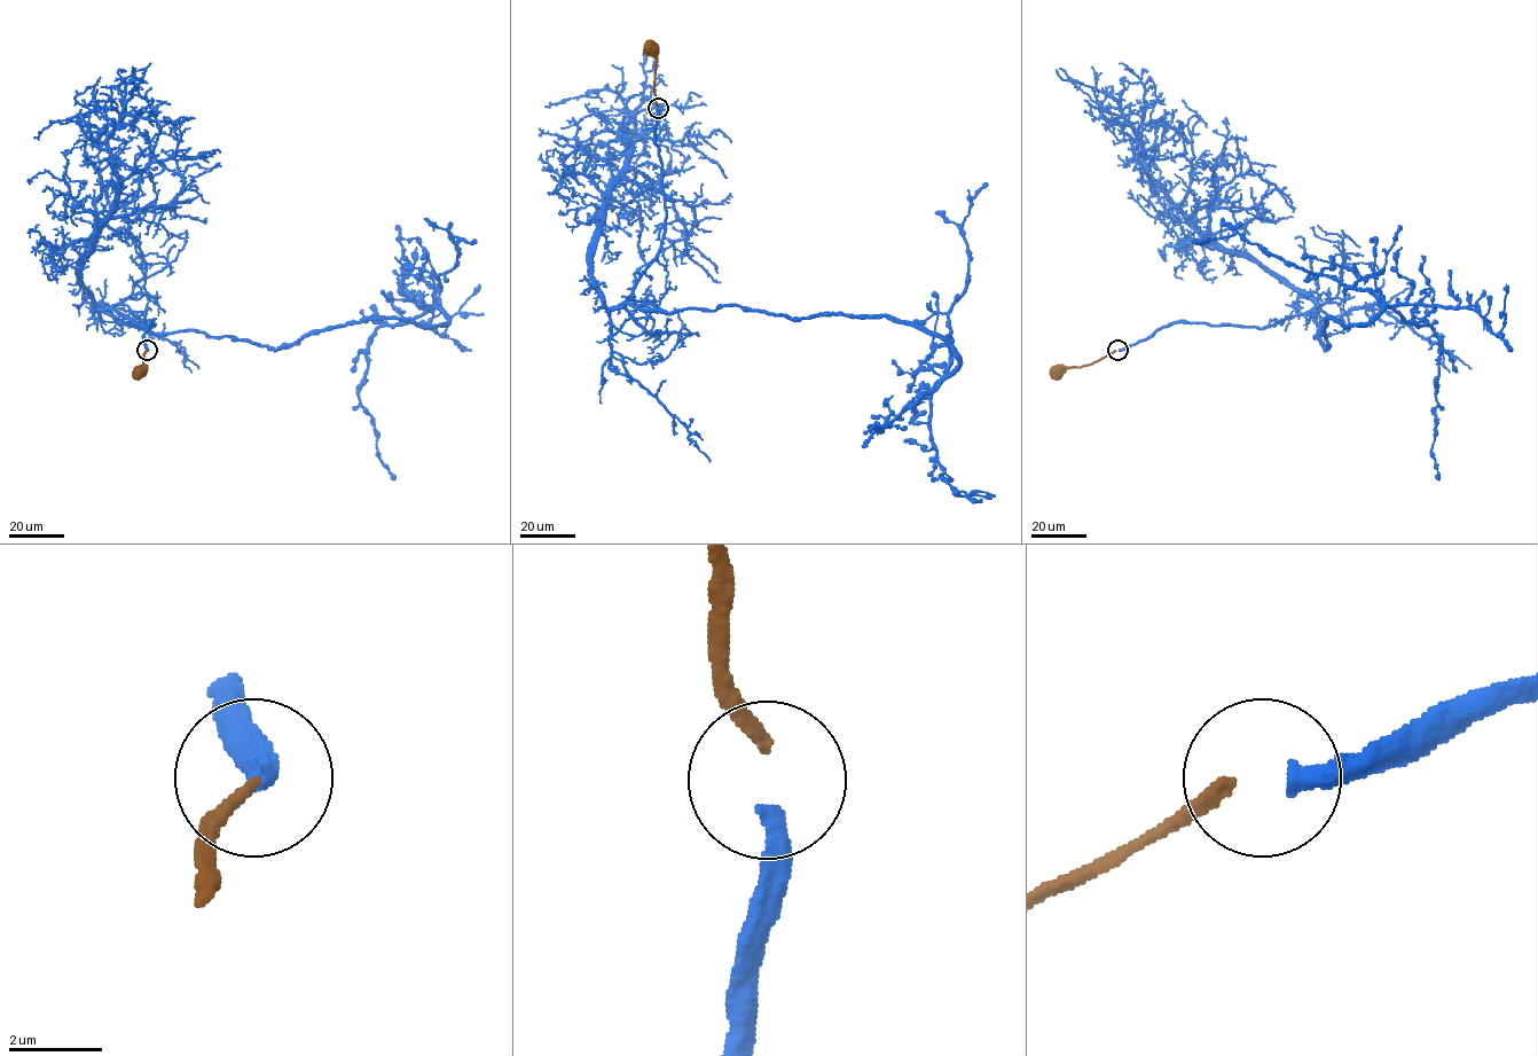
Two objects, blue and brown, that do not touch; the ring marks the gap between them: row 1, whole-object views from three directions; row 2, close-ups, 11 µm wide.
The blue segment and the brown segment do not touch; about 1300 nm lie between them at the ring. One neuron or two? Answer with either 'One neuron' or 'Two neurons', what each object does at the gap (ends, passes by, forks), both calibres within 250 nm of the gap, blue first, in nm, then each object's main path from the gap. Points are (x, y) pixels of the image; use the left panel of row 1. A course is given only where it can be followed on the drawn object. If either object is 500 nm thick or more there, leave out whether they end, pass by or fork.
Two neurons. At the ring blue ends. At the ring brown ends. Thickness 420 nm (blue) against 280 nm. Course of blue: (147, 350), (155, 325), (108, 311), (279, 349), (442, 326), (437, 309), (368, 346), (359, 399), (393, 479). Course of brown: (147, 350), (144, 367), (139, 372)

